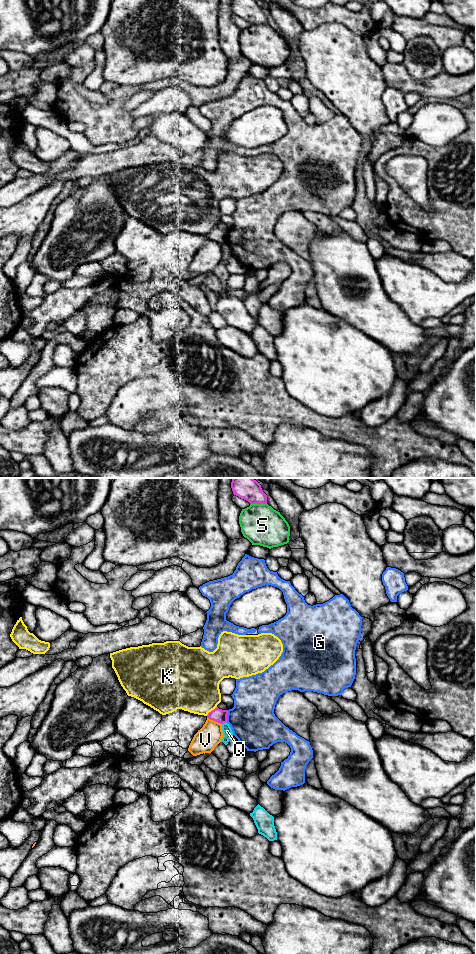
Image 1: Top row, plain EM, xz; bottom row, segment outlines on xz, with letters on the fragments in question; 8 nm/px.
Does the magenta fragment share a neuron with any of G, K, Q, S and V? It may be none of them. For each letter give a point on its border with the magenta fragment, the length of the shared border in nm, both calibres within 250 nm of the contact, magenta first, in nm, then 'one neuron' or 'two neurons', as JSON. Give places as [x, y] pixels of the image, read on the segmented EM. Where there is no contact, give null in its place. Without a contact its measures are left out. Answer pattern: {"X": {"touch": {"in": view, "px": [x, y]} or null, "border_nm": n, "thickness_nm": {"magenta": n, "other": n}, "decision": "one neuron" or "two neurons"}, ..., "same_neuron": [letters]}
{"G": {"touch": {"in": "xz", "px": [226, 716]}, "border_nm": 100, "thickness_nm": {"magenta": 110, "other": 360}, "decision": "two neurons"}, "K": {"touch": {"in": "xz", "px": [212, 710]}, "border_nm": 120, "thickness_nm": {"magenta": 110, "other": 420}, "decision": "two neurons"}, "Q": {"touch": {"in": "xz", "px": [224, 722]}, "border_nm": 50, "thickness_nm": {"magenta": 110, "other": 80}, "decision": "two neurons"}, "S": {"touch": {"in": "xz", "px": [258, 503]}, "border_nm": 140, "thickness_nm": {"magenta": 200, "other": 320}, "decision": "two neurons"}, "V": {"touch": {"in": "xz", "px": [214, 720]}, "border_nm": 130, "thickness_nm": {"magenta": 110, "other": 190}, "decision": "two neurons"}, "same_neuron": []}

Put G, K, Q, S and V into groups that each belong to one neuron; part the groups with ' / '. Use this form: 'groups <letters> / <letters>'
groups G / K / Q / S / V

